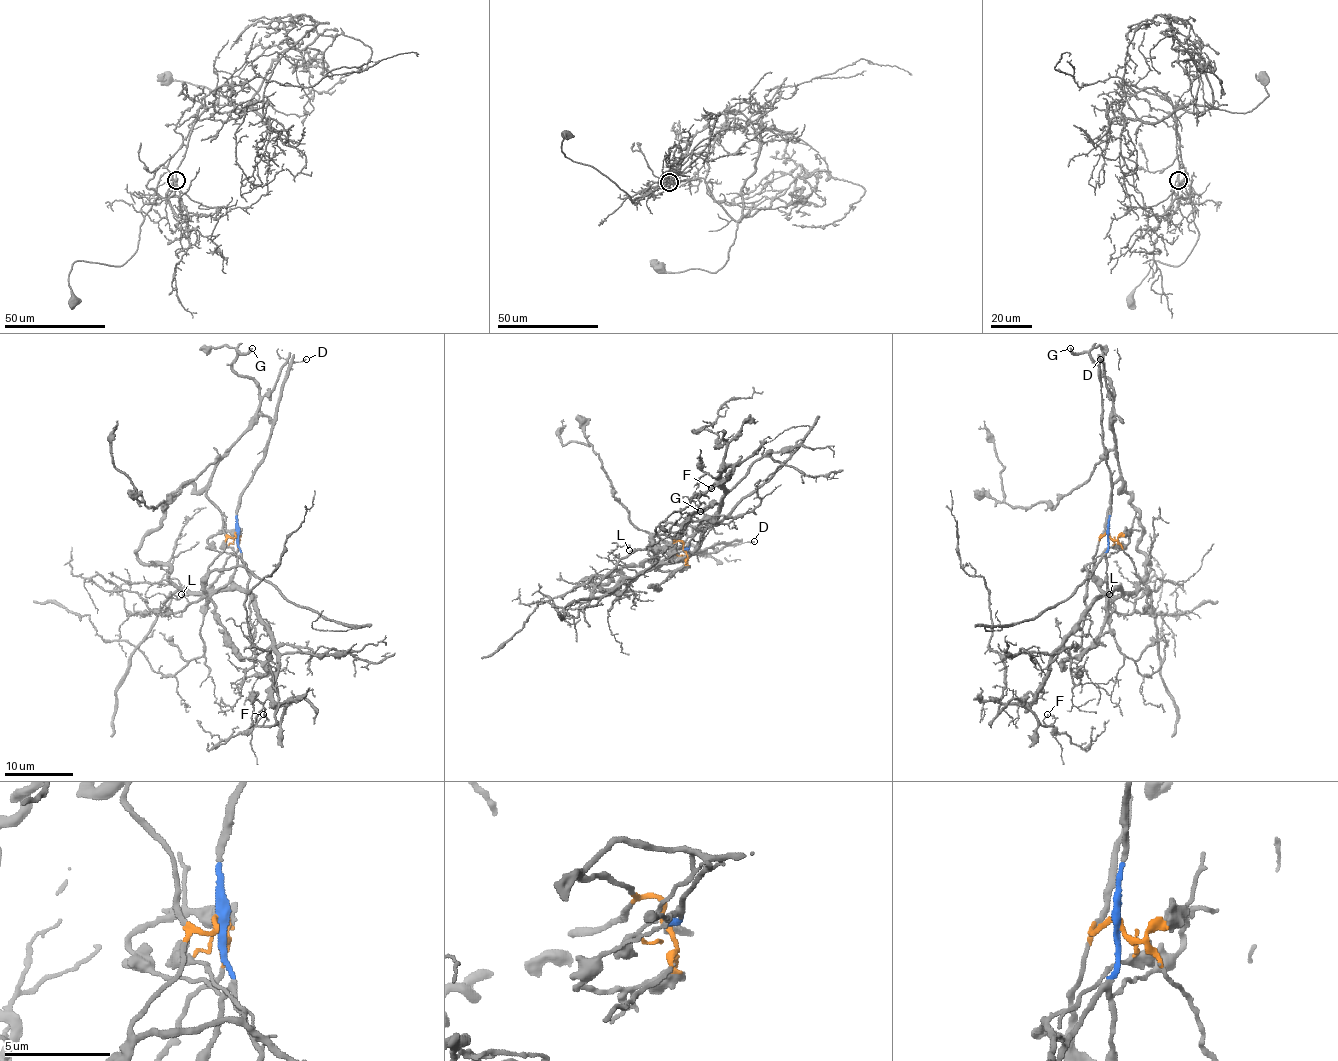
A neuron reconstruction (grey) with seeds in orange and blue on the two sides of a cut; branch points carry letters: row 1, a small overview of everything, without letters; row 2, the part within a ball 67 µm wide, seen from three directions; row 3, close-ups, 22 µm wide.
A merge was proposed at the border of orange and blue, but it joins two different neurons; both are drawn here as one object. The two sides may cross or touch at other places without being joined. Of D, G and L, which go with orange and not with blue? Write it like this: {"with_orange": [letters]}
{"with_orange": ["G"]}

